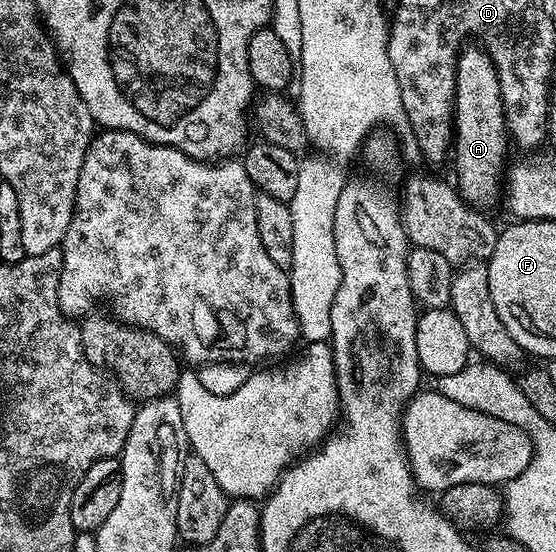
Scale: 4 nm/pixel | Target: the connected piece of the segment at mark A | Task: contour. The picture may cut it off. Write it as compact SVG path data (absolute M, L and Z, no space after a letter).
M467 44L458 52L454 76L452 161L454 157L454 173L458 176L456 188L462 200L479 211L489 210L489 205L497 201L499 204L504 189L504 166L507 164L506 141L508 145L506 114L502 111L496 67L481 45Z

